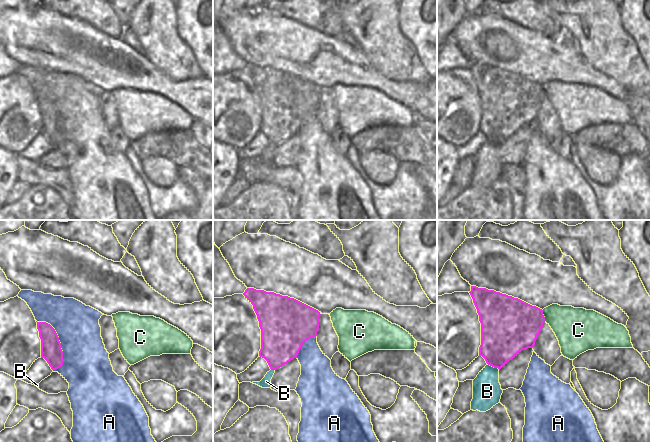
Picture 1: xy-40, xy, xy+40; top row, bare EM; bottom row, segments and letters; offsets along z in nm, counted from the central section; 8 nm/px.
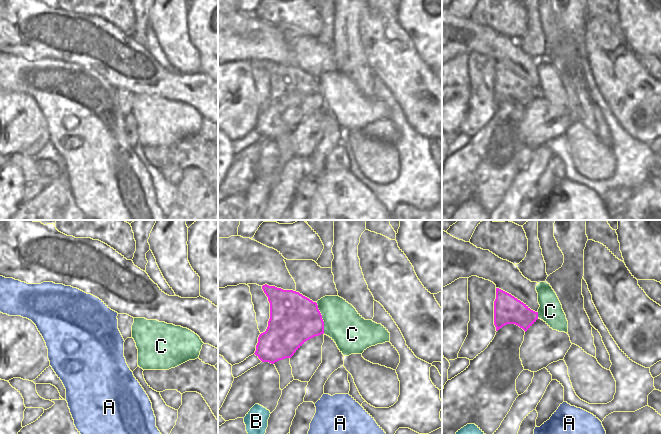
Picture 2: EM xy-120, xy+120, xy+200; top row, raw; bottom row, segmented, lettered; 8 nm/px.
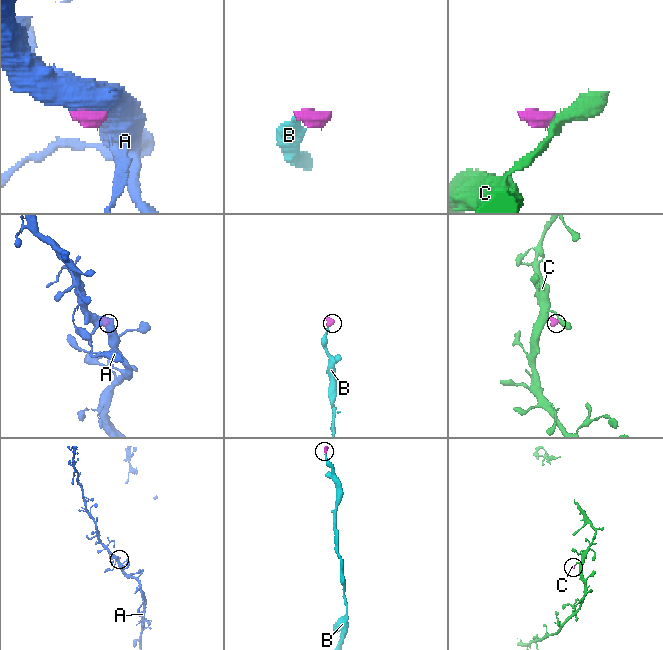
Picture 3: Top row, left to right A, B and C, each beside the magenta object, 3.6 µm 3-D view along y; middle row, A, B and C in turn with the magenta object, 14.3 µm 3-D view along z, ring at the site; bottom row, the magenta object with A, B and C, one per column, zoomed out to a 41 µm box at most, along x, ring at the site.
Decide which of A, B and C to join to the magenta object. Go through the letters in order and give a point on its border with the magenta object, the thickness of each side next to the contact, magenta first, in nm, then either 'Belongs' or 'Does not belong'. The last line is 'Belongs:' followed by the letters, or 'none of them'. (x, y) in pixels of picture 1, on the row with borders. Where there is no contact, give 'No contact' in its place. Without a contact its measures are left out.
A: Touches magenta at xy-40 (59, 341). Thickness 170 nm (magenta) against 360 nm. Does not belong
B: Touches magenta at xy+40 (493, 366). Thickness 360 nm (magenta) against 220 nm. Belongs
C: Touches magenta at xy+40 (543, 316). Thickness 420 nm (magenta) against 300 nm. Does not belong
Belongs: B.

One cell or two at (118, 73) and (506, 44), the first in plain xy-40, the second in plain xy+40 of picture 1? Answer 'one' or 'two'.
one

